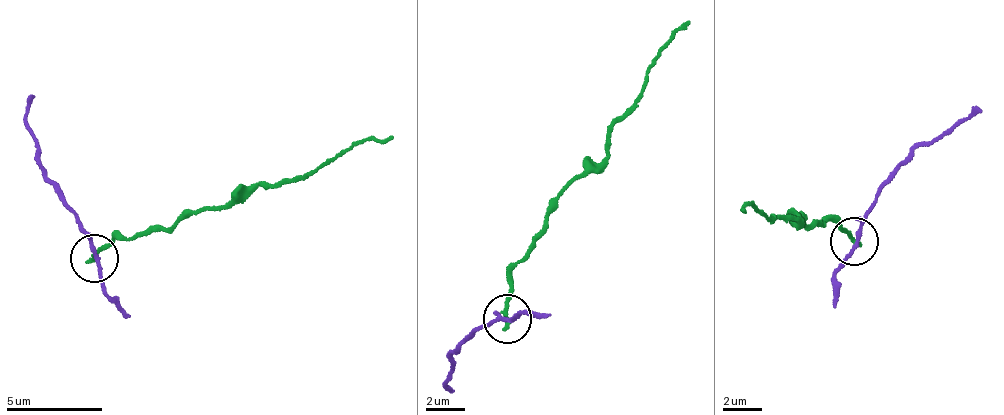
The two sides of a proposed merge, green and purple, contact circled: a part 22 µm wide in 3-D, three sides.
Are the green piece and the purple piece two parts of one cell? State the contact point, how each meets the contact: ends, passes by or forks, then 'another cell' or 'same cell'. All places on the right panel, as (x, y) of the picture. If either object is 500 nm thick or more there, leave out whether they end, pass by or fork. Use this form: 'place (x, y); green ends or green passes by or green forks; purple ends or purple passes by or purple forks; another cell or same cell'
place (854, 241); green ends; purple passes by; another cell

